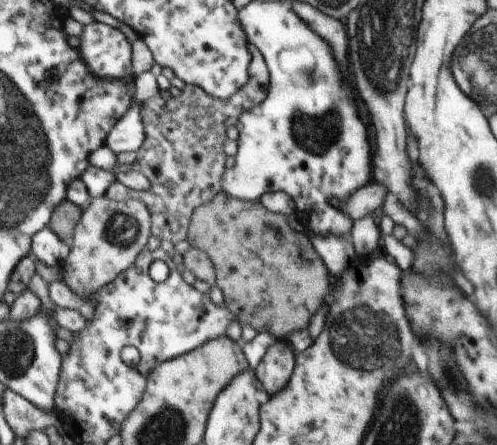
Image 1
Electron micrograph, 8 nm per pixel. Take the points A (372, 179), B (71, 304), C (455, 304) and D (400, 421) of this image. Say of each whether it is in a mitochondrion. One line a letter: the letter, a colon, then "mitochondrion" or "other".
A: other
B: other
C: other
D: mitochondrion

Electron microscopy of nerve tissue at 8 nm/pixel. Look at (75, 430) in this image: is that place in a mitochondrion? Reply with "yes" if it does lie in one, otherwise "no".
no

